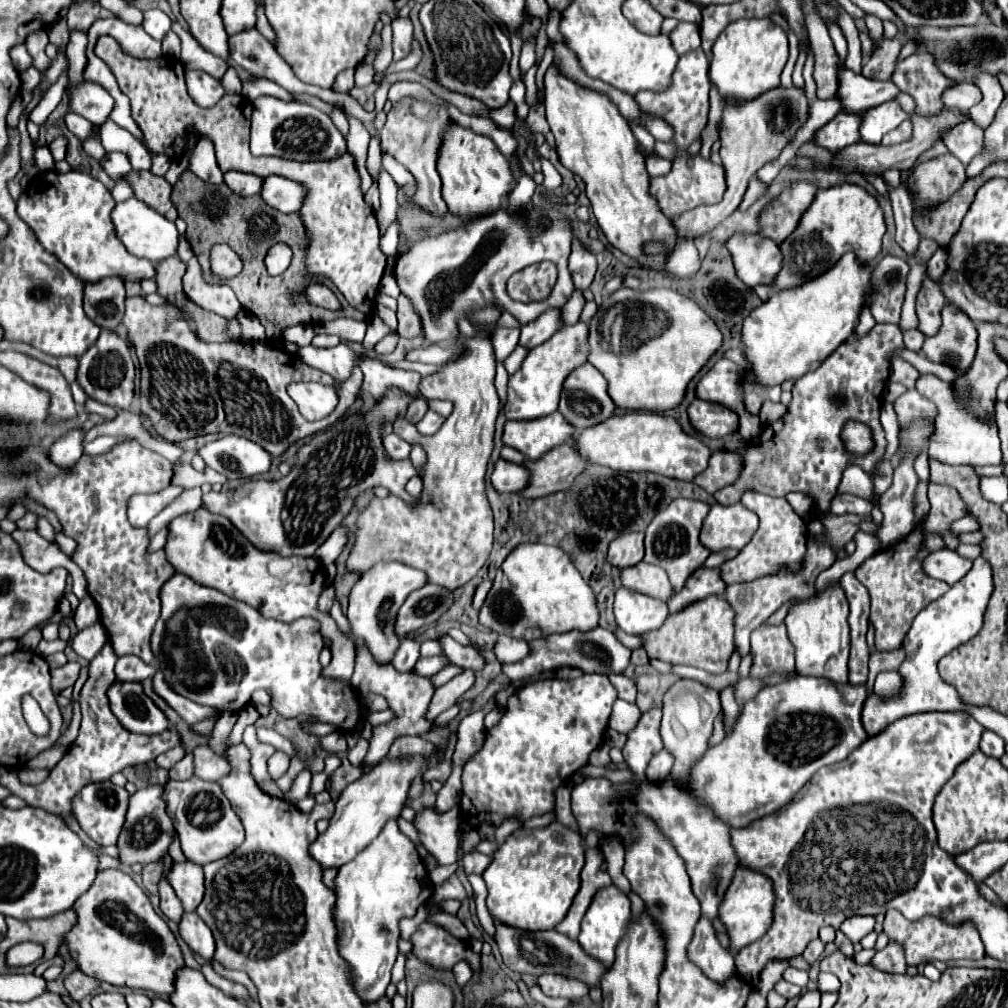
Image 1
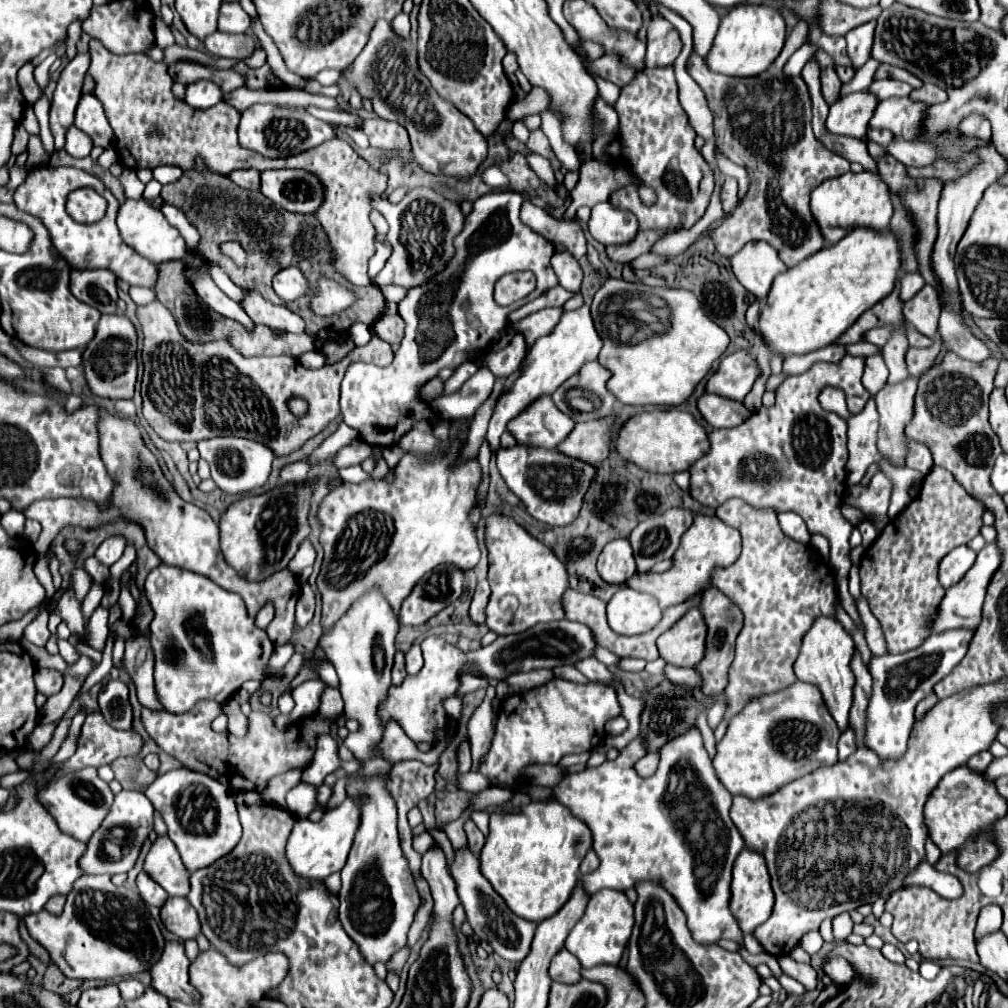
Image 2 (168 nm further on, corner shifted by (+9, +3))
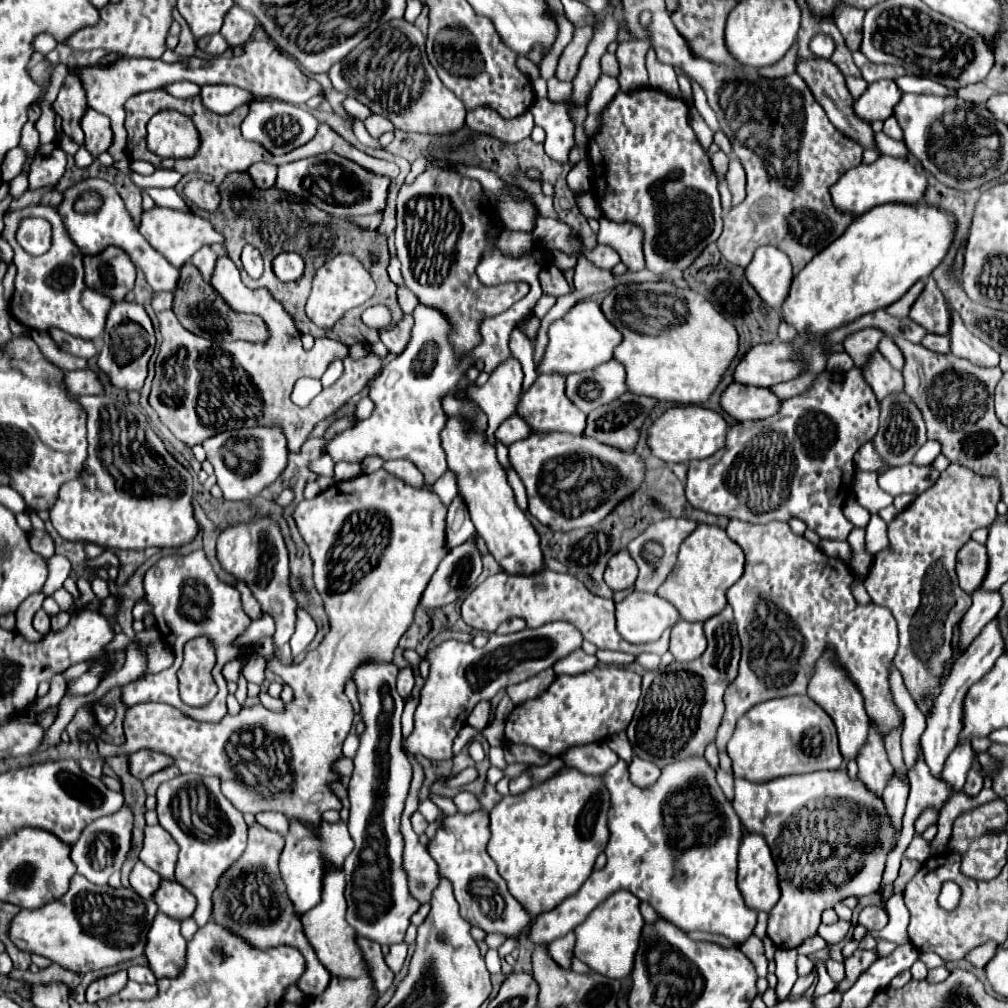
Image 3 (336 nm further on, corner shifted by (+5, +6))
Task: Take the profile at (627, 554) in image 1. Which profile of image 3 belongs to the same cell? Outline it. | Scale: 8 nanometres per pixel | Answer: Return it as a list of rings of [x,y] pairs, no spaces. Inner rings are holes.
[[[623,549],[611,557],[611,563],[605,571],[605,583],[613,591],[623,591],[631,587],[637,579],[637,563],[631,559],[629,551]]]

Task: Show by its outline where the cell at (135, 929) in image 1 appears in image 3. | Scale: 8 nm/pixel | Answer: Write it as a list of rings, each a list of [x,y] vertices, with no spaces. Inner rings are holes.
[[[81,875],[71,879],[69,891],[35,911],[21,909],[11,921],[11,939],[19,949],[43,955],[61,967],[85,975],[145,955],[147,931],[157,915],[157,905],[125,887],[95,887]]]

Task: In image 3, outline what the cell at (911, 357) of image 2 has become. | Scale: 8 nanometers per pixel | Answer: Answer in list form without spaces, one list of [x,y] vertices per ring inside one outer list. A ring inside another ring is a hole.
[[[883,337],[883,341],[879,343],[879,351],[895,369],[903,369],[903,351],[899,351],[895,341],[891,341],[889,337]]]

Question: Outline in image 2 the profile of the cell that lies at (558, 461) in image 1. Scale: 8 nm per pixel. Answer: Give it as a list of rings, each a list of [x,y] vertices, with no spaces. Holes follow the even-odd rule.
[[[615,414],[591,422],[579,422],[573,432],[561,442],[559,450],[563,450],[563,454],[571,454],[571,458],[583,458],[591,464],[607,460],[611,452],[613,422]]]

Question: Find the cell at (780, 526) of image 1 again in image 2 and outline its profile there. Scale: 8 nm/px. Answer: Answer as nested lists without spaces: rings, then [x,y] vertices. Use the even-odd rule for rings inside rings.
[[[735,498],[719,506],[717,516],[727,526],[739,530],[743,538],[743,552],[735,566],[715,574],[715,588],[743,612],[743,628],[737,636],[729,684],[723,690],[727,702],[723,720],[729,722],[753,698],[779,692],[797,682],[793,664],[799,656],[801,640],[819,616],[835,618],[839,594],[829,562],[811,544],[801,544],[785,536],[773,510],[751,510],[751,506]]]

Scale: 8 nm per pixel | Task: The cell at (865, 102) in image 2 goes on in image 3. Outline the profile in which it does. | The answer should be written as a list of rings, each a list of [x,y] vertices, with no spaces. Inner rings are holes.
[[[875,81],[853,103],[853,111],[859,119],[873,123],[885,121],[893,115],[893,105],[901,99],[901,91],[893,81]]]

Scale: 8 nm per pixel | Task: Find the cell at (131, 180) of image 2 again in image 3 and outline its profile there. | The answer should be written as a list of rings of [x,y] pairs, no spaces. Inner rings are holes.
[[[145,189],[151,199],[157,203],[157,207],[169,207],[169,209],[177,209],[177,211],[183,211],[183,213],[189,213],[191,209],[187,207],[187,203],[175,193],[175,189]]]

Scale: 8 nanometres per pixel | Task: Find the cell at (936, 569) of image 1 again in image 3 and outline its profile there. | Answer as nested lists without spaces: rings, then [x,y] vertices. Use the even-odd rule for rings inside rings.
[[[969,541],[959,549],[957,555],[957,579],[959,579],[959,587],[963,587],[963,591],[973,593],[975,589],[979,589],[985,573],[987,573],[987,551],[985,545],[979,545],[977,541]]]

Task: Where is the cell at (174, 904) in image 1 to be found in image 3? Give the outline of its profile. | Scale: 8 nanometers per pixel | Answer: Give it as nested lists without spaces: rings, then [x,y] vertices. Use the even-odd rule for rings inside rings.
[[[137,861],[137,865],[131,871],[129,881],[131,881],[131,887],[133,887],[133,891],[137,895],[141,895],[143,899],[151,899],[153,891],[161,883],[161,877],[155,871],[151,871],[147,865],[143,865],[141,861]]]

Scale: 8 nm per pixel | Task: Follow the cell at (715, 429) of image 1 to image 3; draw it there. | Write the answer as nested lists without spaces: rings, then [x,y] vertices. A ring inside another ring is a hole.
[[[731,383],[721,393],[721,407],[737,421],[755,421],[775,415],[779,399],[769,389]]]

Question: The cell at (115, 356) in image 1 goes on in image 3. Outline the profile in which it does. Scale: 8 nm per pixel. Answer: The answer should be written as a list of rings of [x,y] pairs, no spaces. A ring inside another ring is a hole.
[[[127,301],[113,303],[113,307],[107,315],[103,339],[105,339],[105,343],[99,353],[99,361],[97,361],[99,369],[109,377],[111,385],[125,389],[125,391],[139,391],[147,377],[147,363],[149,363],[149,357],[153,355],[153,347],[155,347],[153,325],[151,325],[151,319],[147,317],[145,309],[137,303],[127,303]]]

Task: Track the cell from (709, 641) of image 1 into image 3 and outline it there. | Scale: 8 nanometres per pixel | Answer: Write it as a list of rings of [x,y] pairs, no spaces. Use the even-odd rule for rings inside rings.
[[[681,619],[671,629],[669,651],[677,661],[693,661],[703,655],[705,647],[707,641],[703,635],[703,623],[687,623]]]

